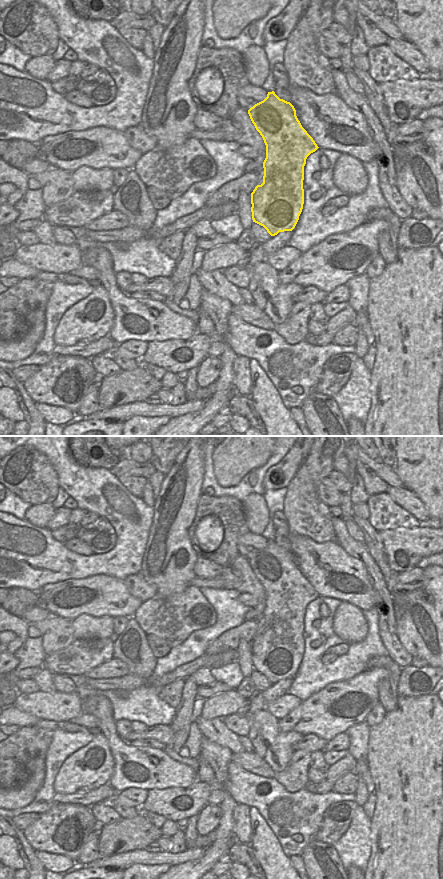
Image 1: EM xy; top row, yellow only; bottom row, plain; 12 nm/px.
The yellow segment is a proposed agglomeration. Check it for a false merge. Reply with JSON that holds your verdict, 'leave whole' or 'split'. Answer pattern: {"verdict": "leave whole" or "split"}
{"verdict": "leave whole"}

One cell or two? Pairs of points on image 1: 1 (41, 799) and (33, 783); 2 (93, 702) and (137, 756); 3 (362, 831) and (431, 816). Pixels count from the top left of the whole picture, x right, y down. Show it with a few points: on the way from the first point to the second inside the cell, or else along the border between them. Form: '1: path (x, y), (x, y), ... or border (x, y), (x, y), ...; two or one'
1: border (46, 769), (42, 786), (34, 799), (22, 808); two
2: path (105, 717), (109, 732), (122, 747); one
3: border (371, 818), (370, 852); two

